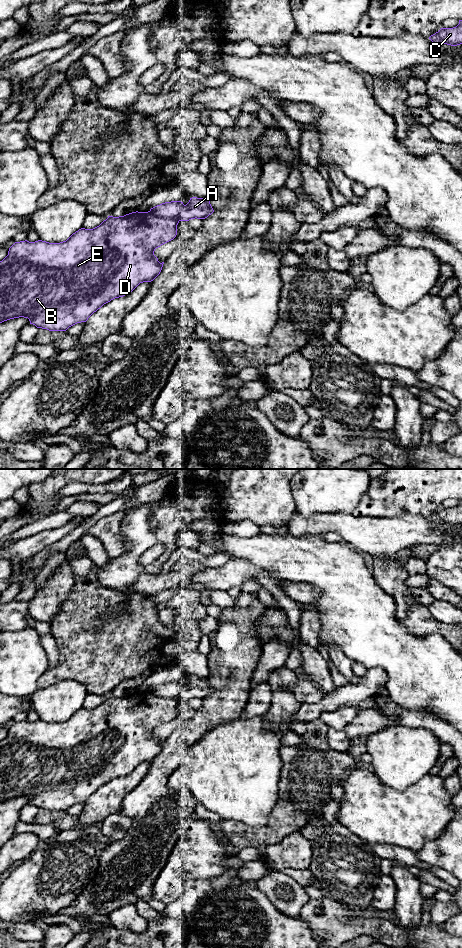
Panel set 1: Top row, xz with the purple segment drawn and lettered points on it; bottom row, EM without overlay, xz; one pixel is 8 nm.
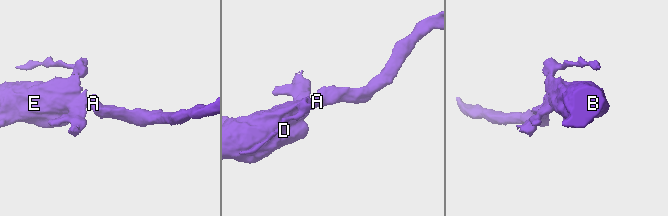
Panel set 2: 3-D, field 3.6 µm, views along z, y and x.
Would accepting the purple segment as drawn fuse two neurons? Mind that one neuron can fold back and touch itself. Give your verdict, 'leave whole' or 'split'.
split

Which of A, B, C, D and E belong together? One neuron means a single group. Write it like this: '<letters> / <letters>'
A C / B D E

